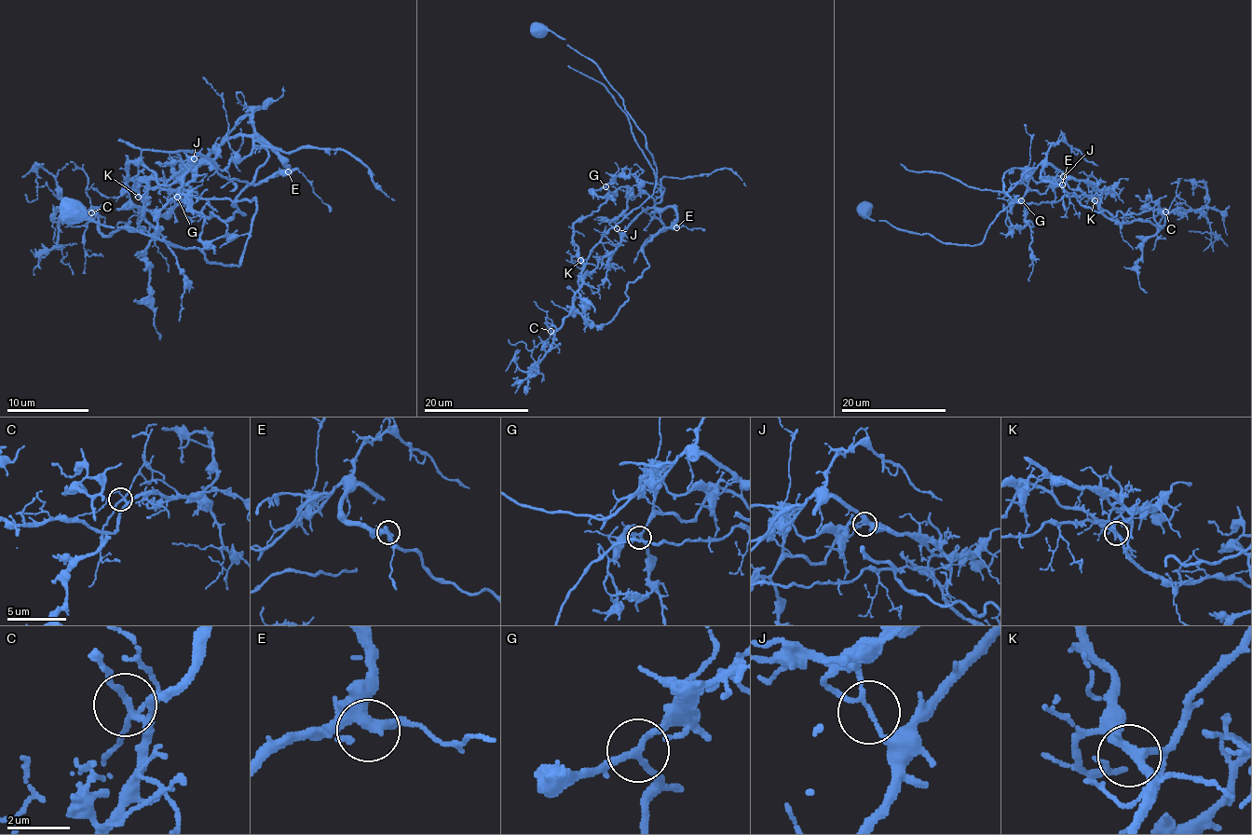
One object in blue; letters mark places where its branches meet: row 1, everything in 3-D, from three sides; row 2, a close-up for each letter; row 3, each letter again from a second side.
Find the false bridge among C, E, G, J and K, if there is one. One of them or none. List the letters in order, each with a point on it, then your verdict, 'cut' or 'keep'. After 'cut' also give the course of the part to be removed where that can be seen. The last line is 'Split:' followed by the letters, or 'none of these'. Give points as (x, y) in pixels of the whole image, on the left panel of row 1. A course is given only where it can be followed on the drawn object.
C: (91, 212) | keep
E: (288, 171) | keep
G: (177, 197) | keep
J: (194, 158) | cut | (194, 157), (257, 135), (288, 168), (249, 184), (235, 200), (245, 212), (146, 211), (160, 338)
K: (138, 197) | keep
Split: J

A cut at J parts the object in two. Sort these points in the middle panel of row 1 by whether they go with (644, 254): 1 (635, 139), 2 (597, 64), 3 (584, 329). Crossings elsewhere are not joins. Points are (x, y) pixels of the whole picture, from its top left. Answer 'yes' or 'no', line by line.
1: yes
2: no
3: yes

